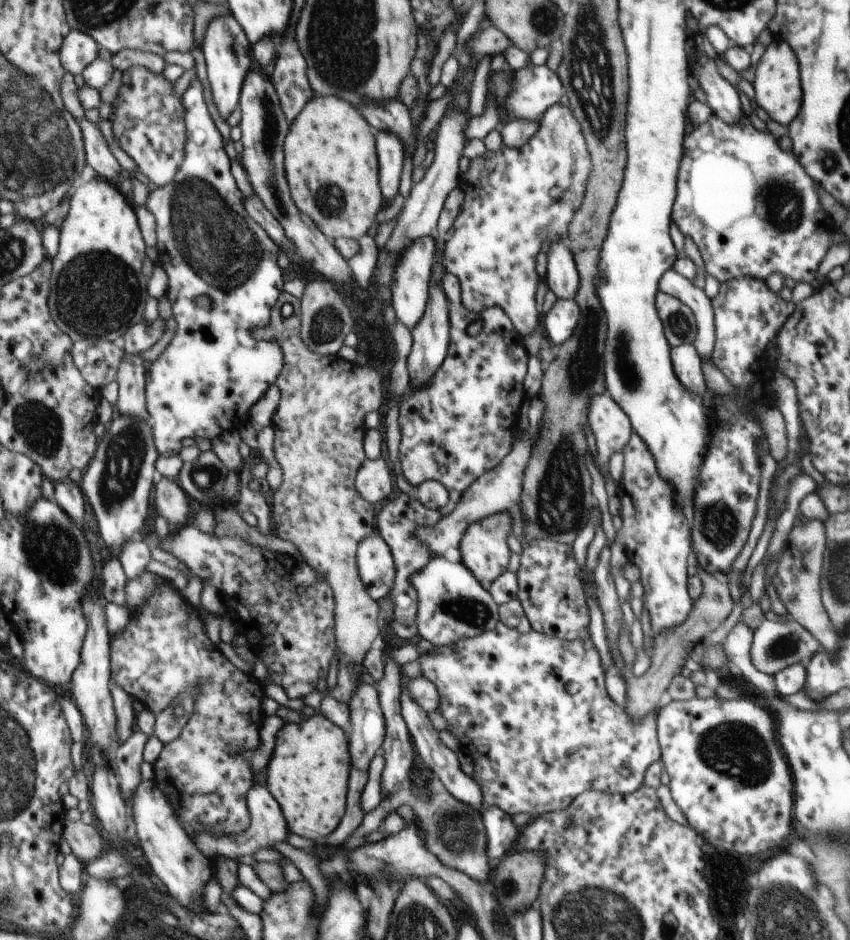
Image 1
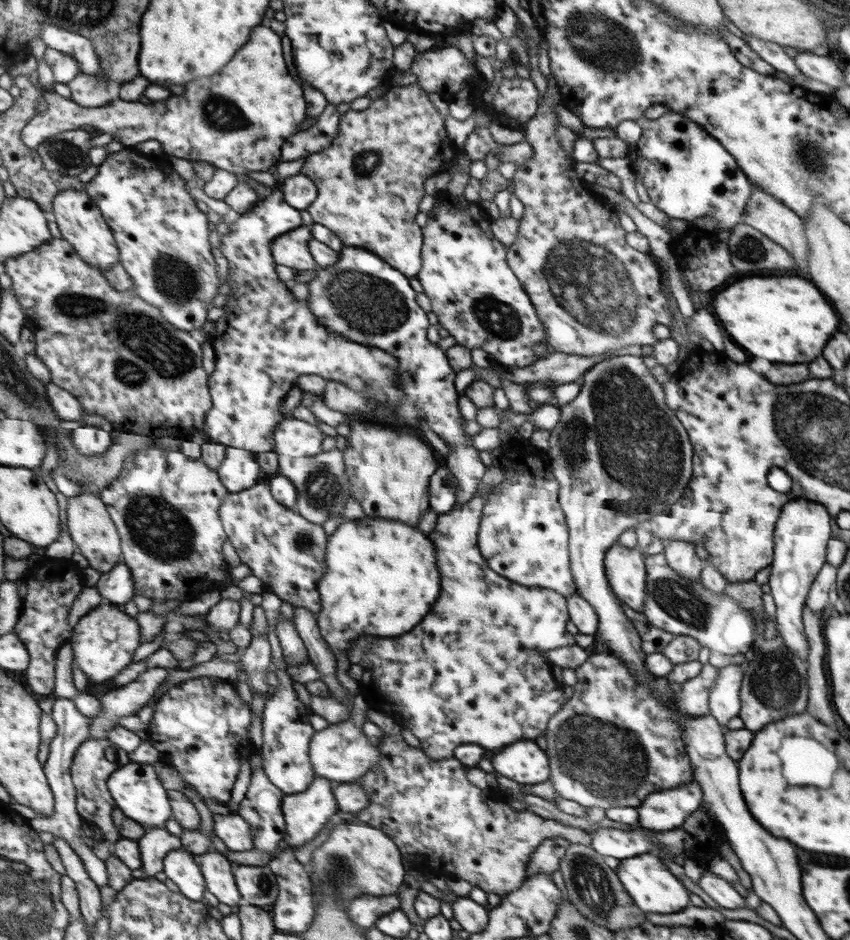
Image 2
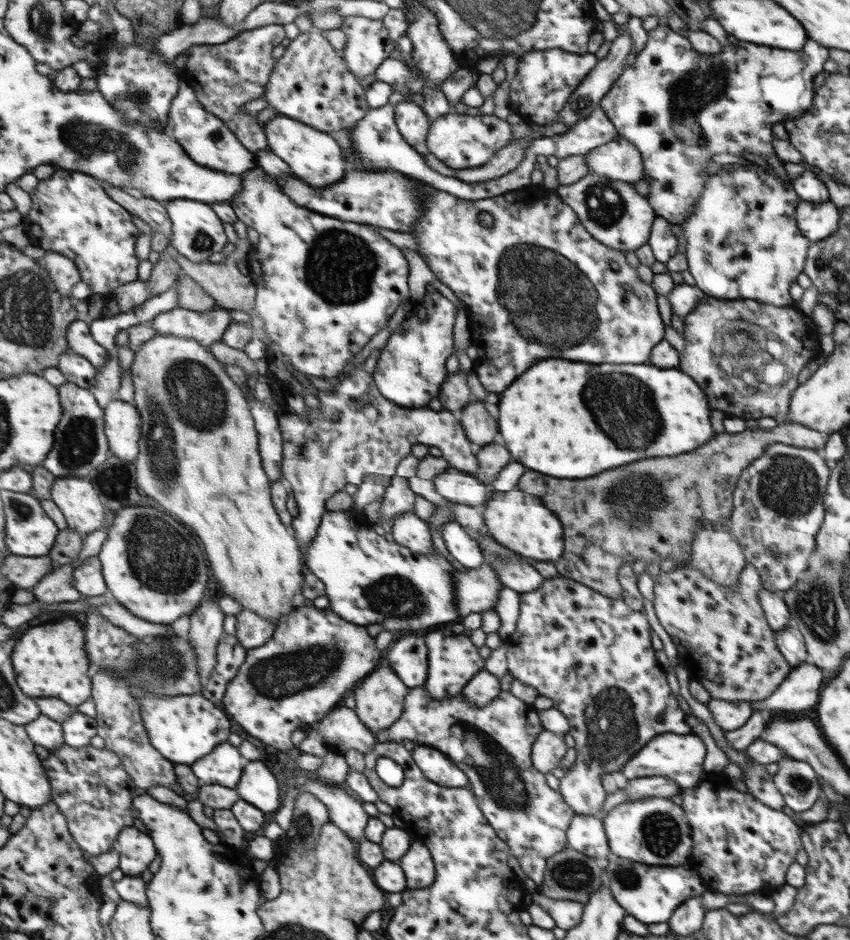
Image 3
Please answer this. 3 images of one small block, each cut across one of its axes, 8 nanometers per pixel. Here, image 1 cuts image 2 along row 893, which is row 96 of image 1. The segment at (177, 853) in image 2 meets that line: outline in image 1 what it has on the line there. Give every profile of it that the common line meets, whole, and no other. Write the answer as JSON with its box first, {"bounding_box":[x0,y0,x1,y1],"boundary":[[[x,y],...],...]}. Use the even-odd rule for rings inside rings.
{"bounding_box":[145,79,286,457],"boundary":[[[198,79],[191,81],[188,89],[183,93],[183,104],[187,108],[187,128],[190,129],[190,143],[187,144],[186,163],[183,164],[183,168],[179,168],[179,174],[175,176],[173,184],[157,187],[149,192],[145,206],[156,219],[159,263],[163,264],[163,268],[167,270],[170,278],[167,296],[171,302],[173,315],[177,322],[177,330],[173,340],[167,345],[159,358],[152,362],[147,371],[146,394],[150,419],[155,428],[155,442],[160,454],[168,457],[177,456],[181,452],[181,448],[183,448],[183,440],[187,440],[187,438],[207,438],[207,440],[211,441],[215,436],[221,436],[223,432],[238,431],[241,428],[245,428],[247,424],[252,424],[251,407],[258,404],[259,400],[266,395],[266,392],[278,384],[279,376],[282,375],[286,367],[286,354],[283,352],[283,346],[277,340],[259,341],[255,340],[255,336],[253,336],[255,328],[271,326],[273,308],[279,302],[281,290],[283,290],[283,284],[285,284],[285,278],[283,278],[284,271],[277,264],[277,260],[279,260],[279,244],[273,240],[269,232],[246,209],[243,194],[237,188],[237,182],[235,182],[235,178],[231,174],[231,159],[227,156],[227,152],[225,152],[225,138],[221,136],[219,128],[215,126],[215,120],[213,120],[213,116],[209,112],[209,106],[205,102],[203,84]],[[199,296],[209,296],[213,300],[213,308],[207,310],[207,308],[197,306],[199,304]]]}

